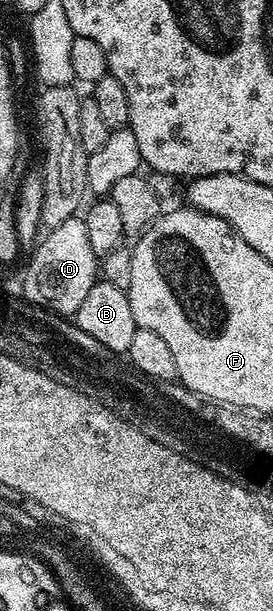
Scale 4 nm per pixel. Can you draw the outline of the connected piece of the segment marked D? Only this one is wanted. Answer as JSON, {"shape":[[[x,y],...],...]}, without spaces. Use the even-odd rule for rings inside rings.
{"shape":[[[82,218],[61,222],[61,226],[50,229],[46,235],[36,246],[27,264],[21,292],[28,304],[67,318],[79,309],[81,302],[85,302],[89,290],[93,290],[101,264],[89,247],[89,237]]]}

